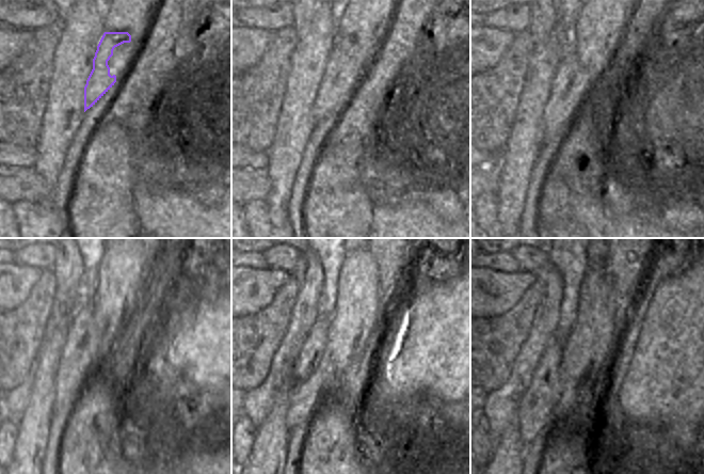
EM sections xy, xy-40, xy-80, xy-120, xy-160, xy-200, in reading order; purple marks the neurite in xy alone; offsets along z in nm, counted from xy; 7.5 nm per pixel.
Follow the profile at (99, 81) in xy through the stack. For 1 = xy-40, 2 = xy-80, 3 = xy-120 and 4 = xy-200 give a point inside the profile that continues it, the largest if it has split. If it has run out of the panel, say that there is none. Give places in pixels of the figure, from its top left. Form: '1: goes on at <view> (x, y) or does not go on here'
1: goes on at xy-40 (336, 84)
2: goes on at xy-80 (572, 83)
3: goes on at xy-120 (81, 350)
4: goes on at xy-200 (533, 413)

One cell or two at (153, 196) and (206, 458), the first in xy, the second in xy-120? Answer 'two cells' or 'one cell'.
one cell

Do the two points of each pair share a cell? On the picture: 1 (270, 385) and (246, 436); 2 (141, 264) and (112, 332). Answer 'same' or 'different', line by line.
1: different
2: same

